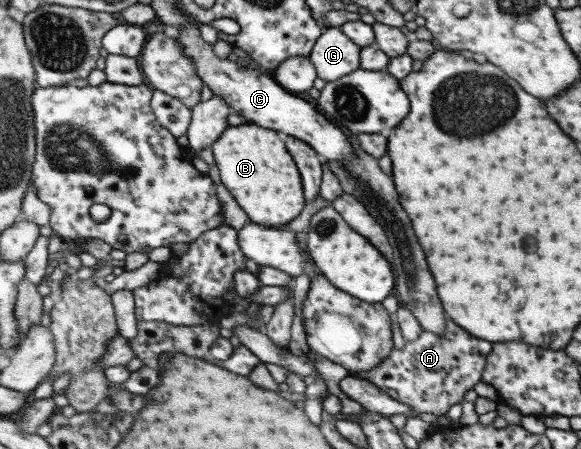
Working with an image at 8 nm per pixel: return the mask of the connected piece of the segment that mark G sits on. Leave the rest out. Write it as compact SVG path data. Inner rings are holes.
M324 27L307 59L325 82L338 80L359 68L359 46L338 28Z

